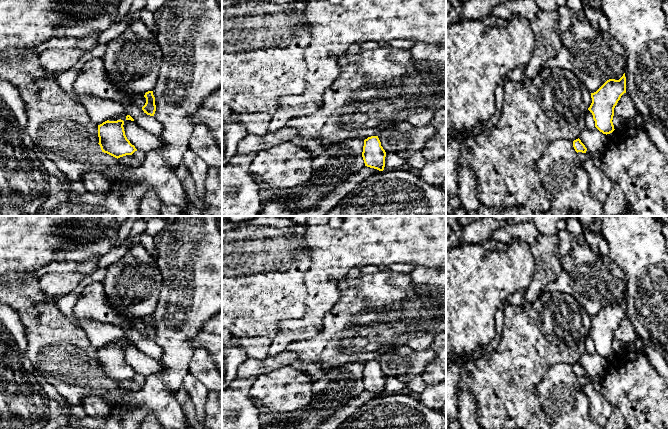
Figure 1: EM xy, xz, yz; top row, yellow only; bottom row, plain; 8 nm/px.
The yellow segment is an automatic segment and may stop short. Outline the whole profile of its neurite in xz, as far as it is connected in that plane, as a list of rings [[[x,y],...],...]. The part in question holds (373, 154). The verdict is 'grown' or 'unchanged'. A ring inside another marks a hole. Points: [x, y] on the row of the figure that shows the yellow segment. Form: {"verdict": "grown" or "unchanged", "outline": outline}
{"verdict": "unchanged", "outline": [[[371,136],[364,140],[362,157],[365,166],[383,171],[386,152],[381,146],[378,136]]]}

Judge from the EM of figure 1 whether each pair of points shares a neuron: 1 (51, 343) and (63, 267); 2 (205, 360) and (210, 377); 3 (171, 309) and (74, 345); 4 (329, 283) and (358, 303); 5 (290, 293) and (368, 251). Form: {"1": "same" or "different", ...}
{"1": "different", "2": "same", "3": "different", "4": "different", "5": "different"}

